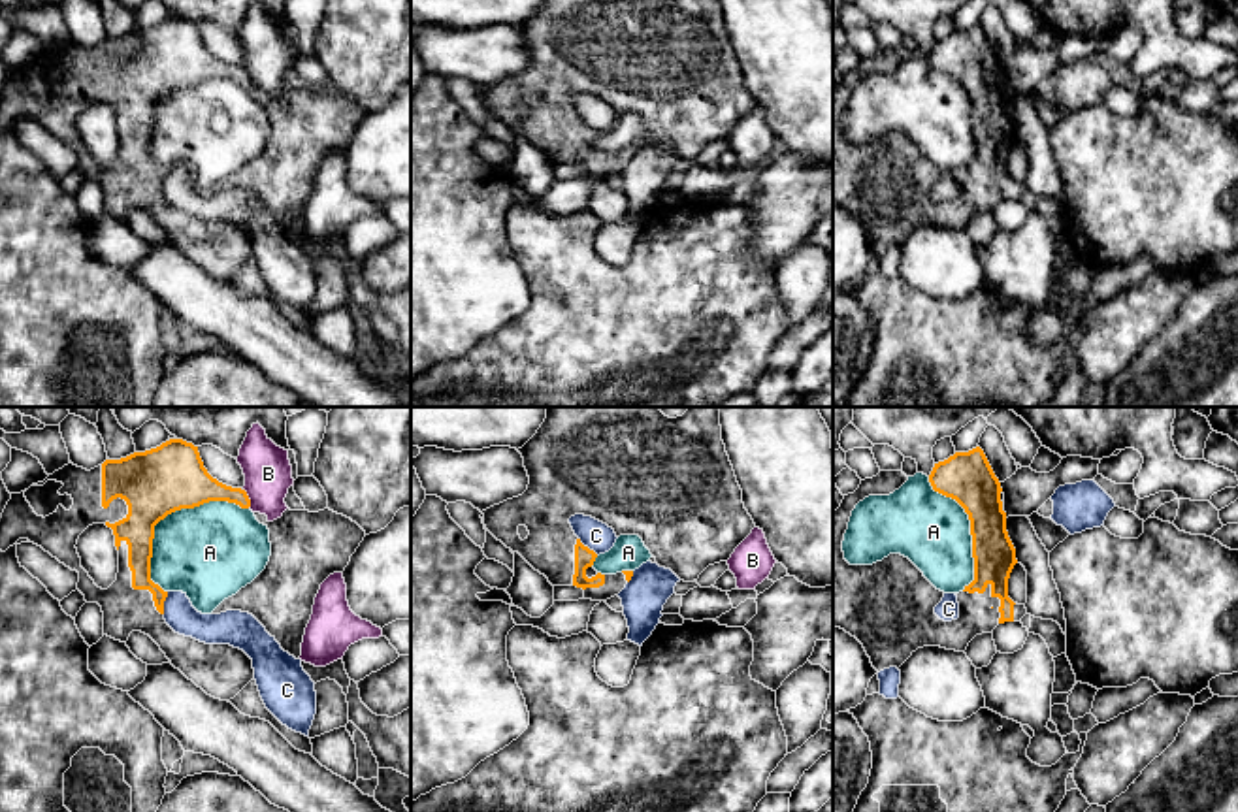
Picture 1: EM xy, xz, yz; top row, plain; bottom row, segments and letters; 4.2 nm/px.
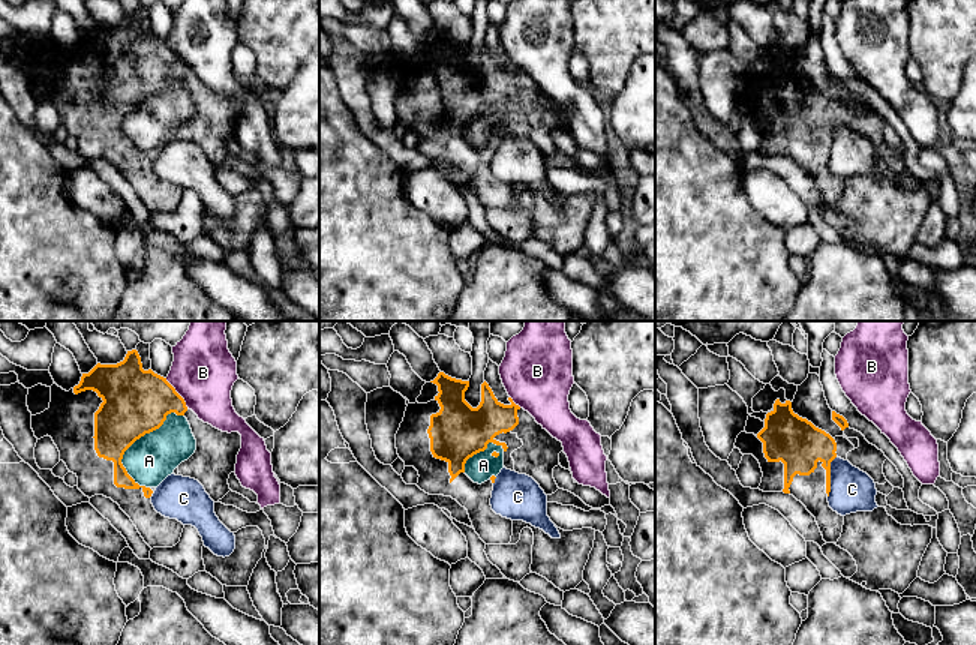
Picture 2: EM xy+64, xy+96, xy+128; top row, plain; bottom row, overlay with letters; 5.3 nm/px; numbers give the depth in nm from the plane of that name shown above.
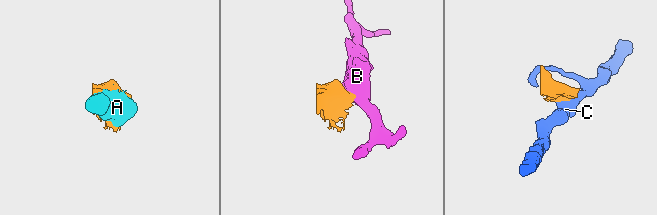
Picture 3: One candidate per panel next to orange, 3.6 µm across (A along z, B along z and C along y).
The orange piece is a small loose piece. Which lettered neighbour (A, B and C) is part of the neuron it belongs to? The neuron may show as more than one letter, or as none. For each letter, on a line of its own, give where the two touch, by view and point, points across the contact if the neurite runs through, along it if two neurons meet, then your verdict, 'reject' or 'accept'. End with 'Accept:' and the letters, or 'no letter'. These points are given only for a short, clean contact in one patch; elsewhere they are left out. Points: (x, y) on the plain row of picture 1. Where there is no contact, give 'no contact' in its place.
A: contact xy (174, 89); reject
B: contact xy (247, 76); border xy (244, 66), (249, 85); reject
C: contact xy (162, 181); border xy (168, 170), (162, 191); reject
Accept: no letter

